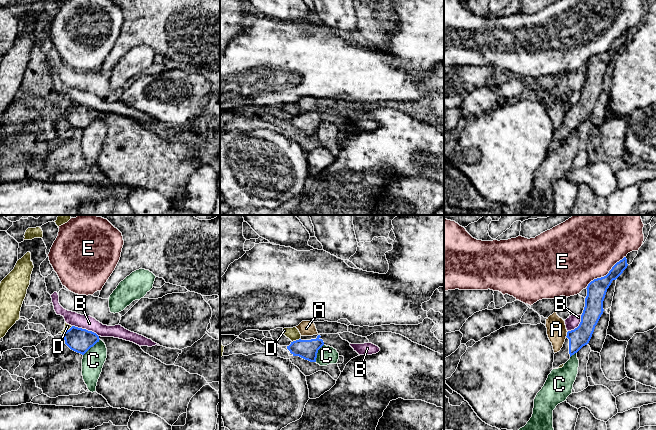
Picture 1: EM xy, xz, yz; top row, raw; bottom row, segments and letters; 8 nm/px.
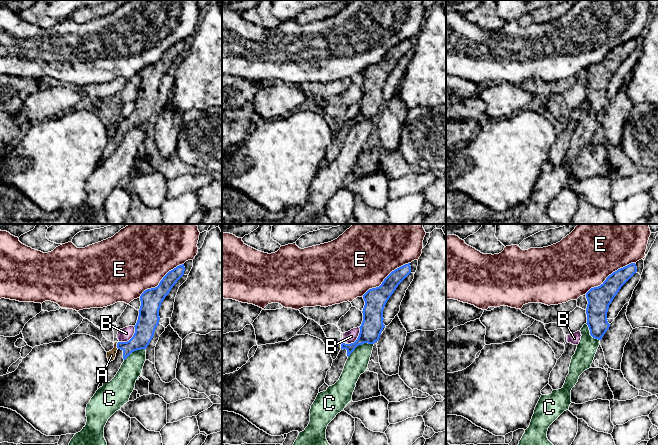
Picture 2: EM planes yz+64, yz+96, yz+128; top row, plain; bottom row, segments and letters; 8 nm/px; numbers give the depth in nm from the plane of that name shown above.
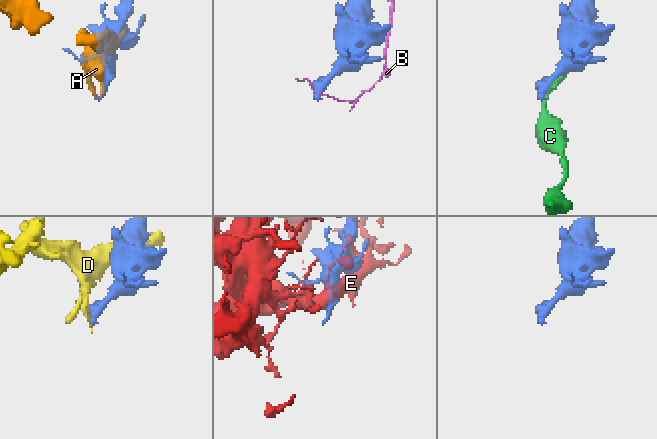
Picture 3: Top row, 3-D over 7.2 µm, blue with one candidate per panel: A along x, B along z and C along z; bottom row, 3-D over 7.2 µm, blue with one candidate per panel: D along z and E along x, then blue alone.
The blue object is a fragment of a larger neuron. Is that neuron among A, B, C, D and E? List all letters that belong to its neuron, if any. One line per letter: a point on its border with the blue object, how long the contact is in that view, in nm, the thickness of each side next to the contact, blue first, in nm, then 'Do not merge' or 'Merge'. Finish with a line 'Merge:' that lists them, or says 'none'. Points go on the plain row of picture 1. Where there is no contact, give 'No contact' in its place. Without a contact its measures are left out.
A: Touches blue at yz (567, 110). Shared border 50 nm. Thickness 160 nm (blue) against 160 nm. Do not merge
B: Touches blue at xy (85, 105). Shared border 240 nm. Thickness 190 nm (blue) against 120 nm. Do not merge
C: Touches blue at xy (91, 122). Shared border 190 nm. Thickness 190 nm (blue) against 180 nm. Do not merge
D: Touches blue at xz (296, 116). Shared border 70 nm. Thickness 160 nm (blue) against 100 nm. Do not merge
E: Touches blue at yz (606, 51). Shared border 420 nm. Thickness 160 nm (blue) against 460 nm. Do not merge
Merge: none

